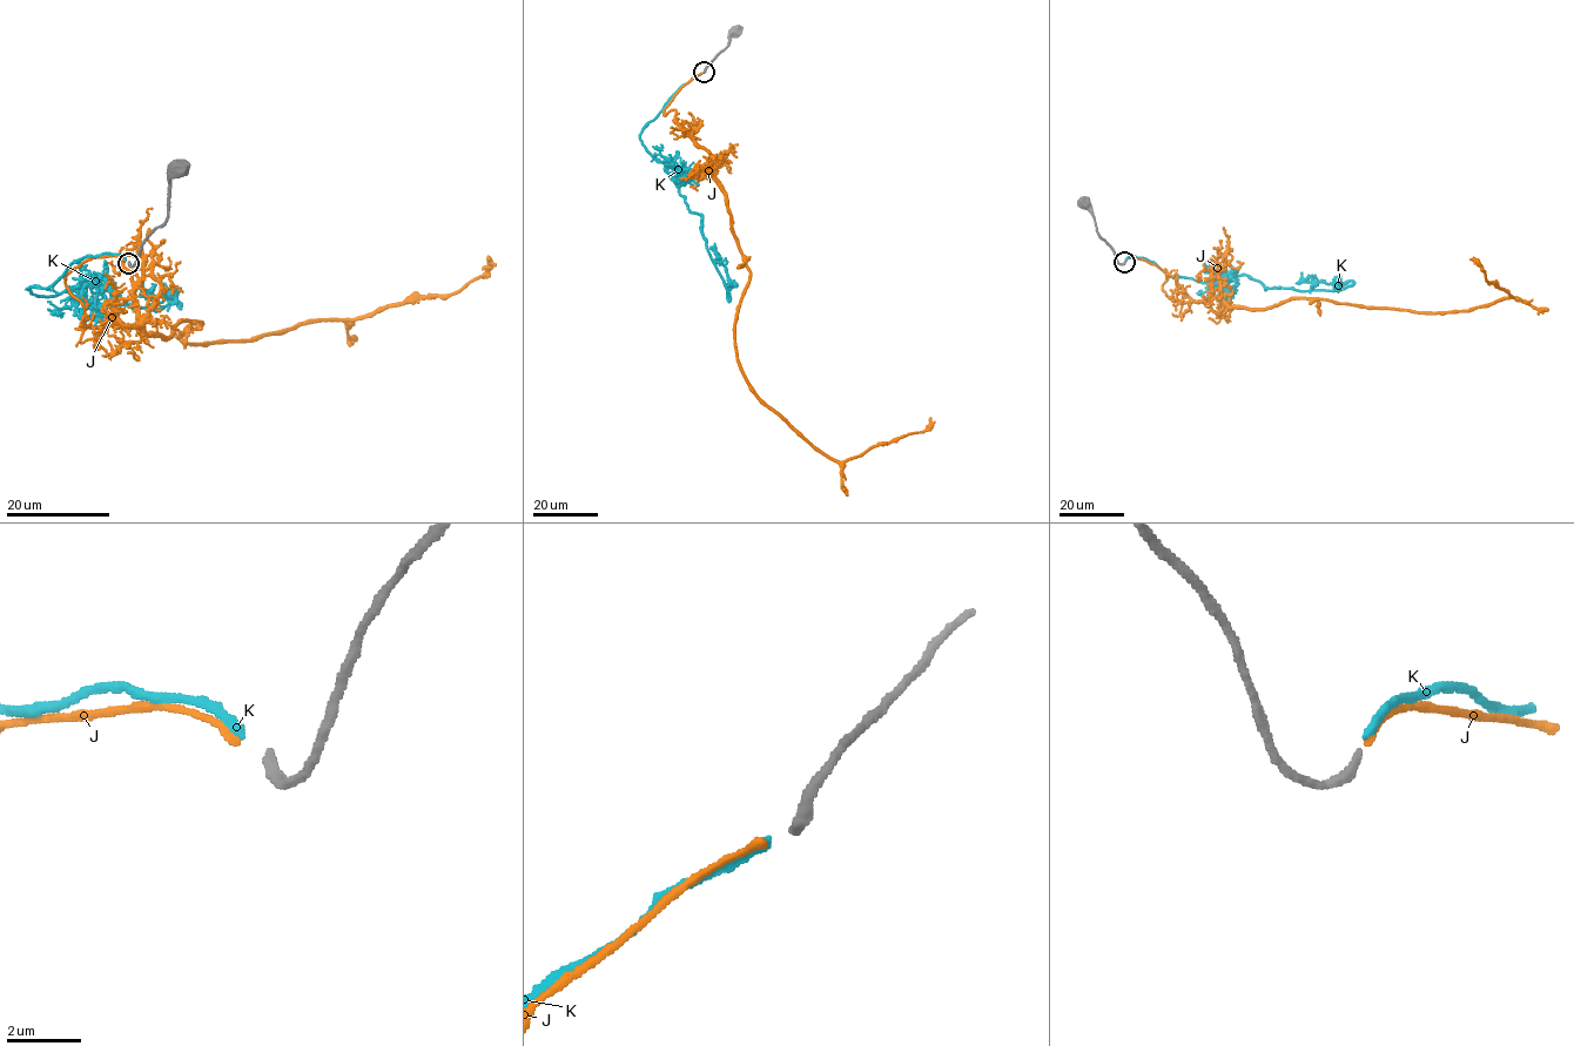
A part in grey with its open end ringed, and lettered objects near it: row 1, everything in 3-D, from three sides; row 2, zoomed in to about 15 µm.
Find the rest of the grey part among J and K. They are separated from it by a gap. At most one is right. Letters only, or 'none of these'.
J

